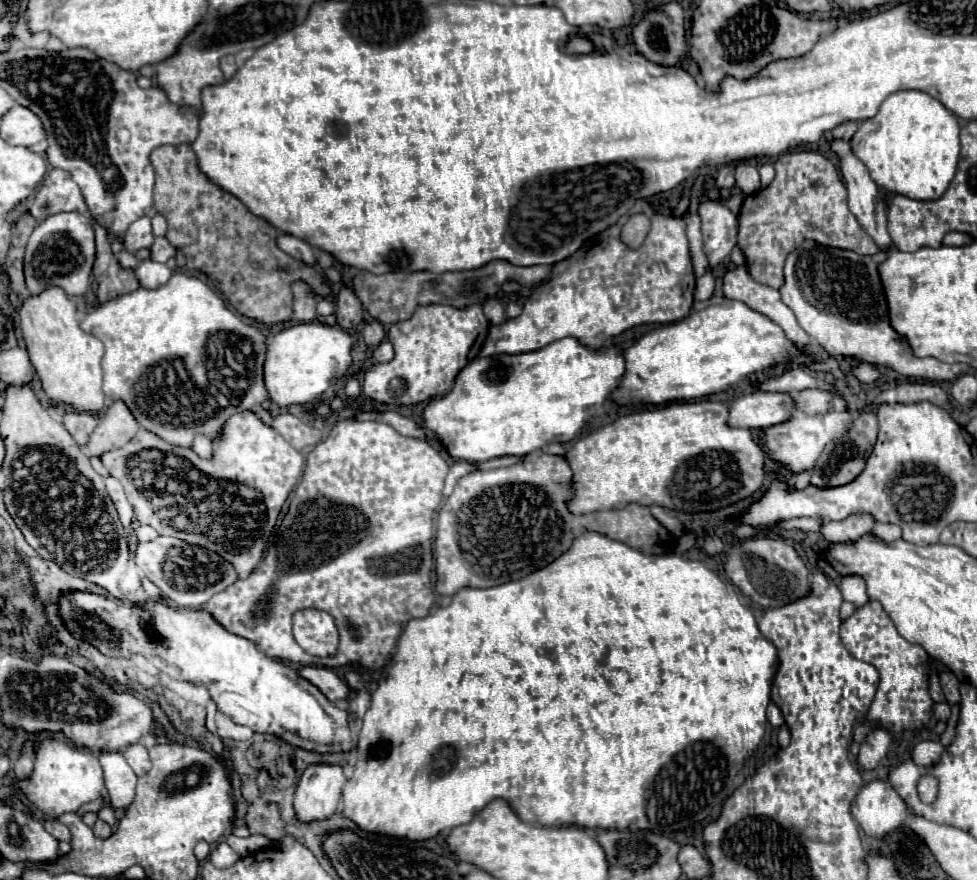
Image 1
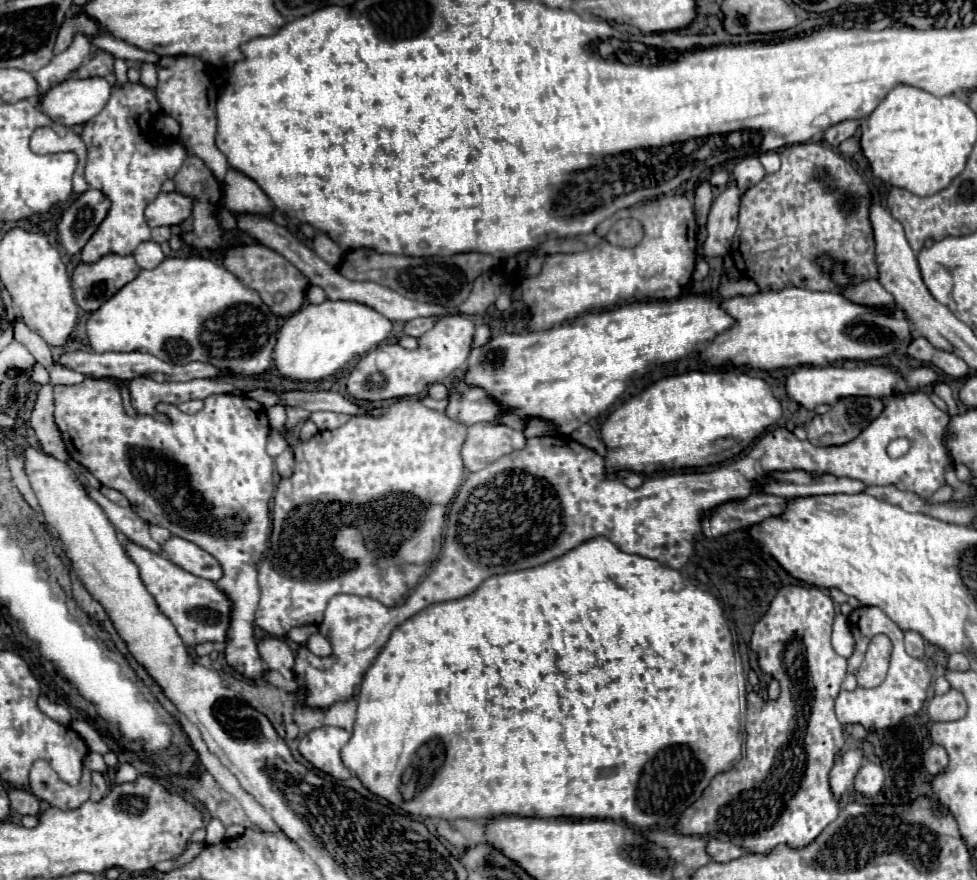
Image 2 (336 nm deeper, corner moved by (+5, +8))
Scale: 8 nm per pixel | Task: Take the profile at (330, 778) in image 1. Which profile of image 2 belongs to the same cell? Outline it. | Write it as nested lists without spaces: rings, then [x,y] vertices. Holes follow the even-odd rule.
[[[322,726],[306,734],[300,740],[298,750],[320,772],[330,774],[336,780],[346,780],[350,778],[350,770],[342,764],[340,750],[348,740],[350,734],[346,730],[334,726]]]

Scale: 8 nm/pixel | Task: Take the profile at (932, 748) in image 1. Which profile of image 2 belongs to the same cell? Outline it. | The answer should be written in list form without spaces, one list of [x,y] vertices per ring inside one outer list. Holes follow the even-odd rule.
[[[932,744],[926,752],[924,752],[924,768],[930,772],[930,774],[938,774],[938,772],[942,772],[944,768],[946,768],[946,764],[948,764],[948,754],[946,754],[946,750],[942,748],[942,746],[938,746],[938,744]]]

